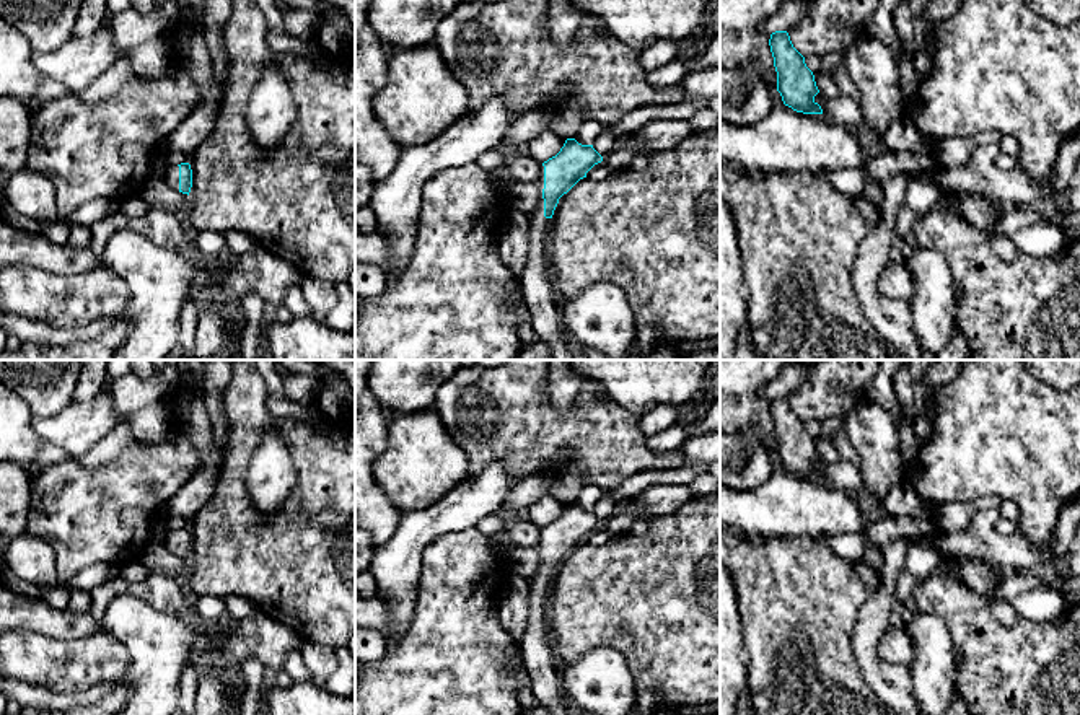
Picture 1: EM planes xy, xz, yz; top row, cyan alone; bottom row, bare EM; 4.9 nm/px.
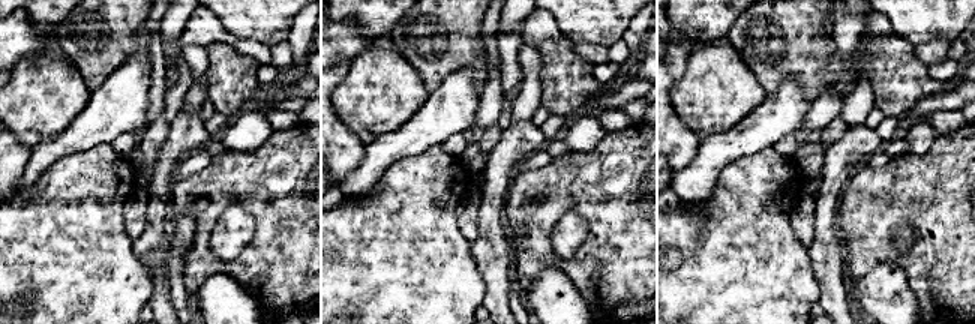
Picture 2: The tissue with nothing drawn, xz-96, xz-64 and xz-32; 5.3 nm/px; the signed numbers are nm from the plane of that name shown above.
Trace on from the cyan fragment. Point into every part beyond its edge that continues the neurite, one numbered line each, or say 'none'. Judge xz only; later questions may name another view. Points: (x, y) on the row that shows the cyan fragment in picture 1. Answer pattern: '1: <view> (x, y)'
1: xz (538, 289)

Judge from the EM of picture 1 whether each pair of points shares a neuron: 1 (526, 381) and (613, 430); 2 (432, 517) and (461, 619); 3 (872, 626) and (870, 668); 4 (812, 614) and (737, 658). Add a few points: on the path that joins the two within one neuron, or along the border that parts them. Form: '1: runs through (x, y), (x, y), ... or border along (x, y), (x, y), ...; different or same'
1: runs through (536, 406), (561, 430), (588, 430); same
2: border along (473, 526), (439, 535), (424, 549), (419, 570); different
3: runs through (869, 636), (869, 658); same
4: border along (740, 614), (748, 655), (748, 688); different

